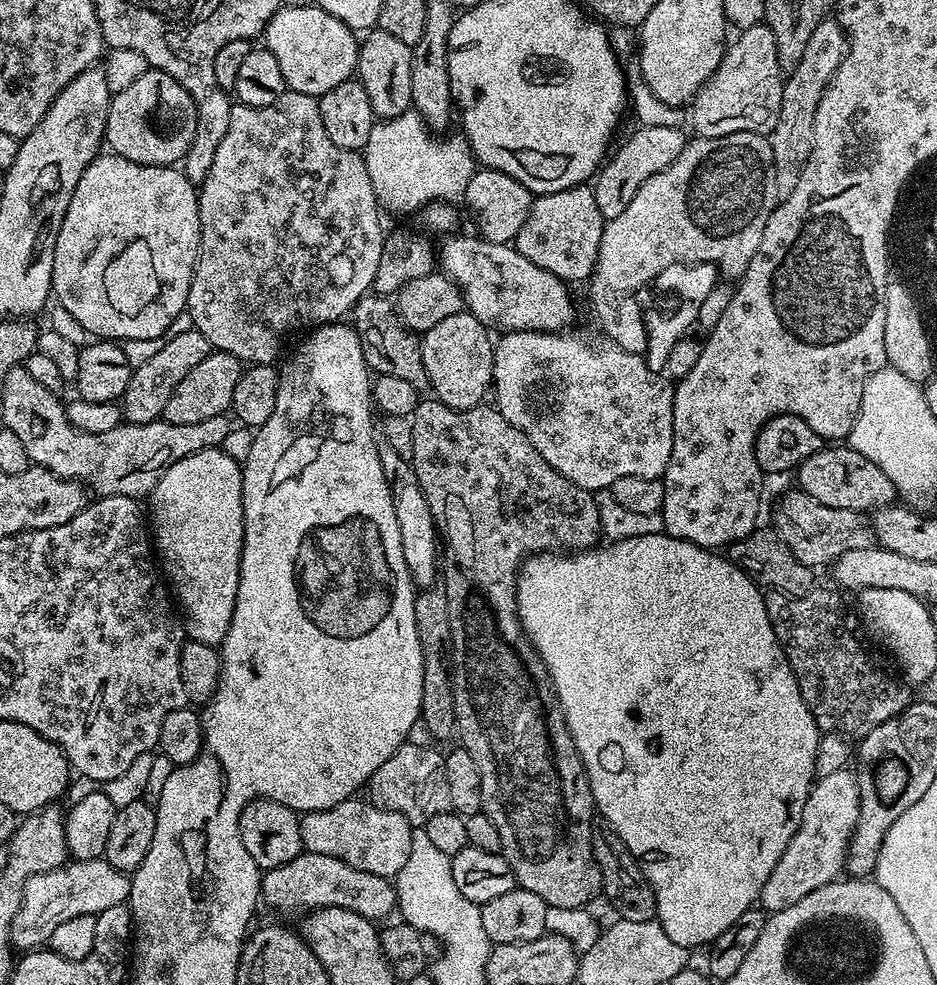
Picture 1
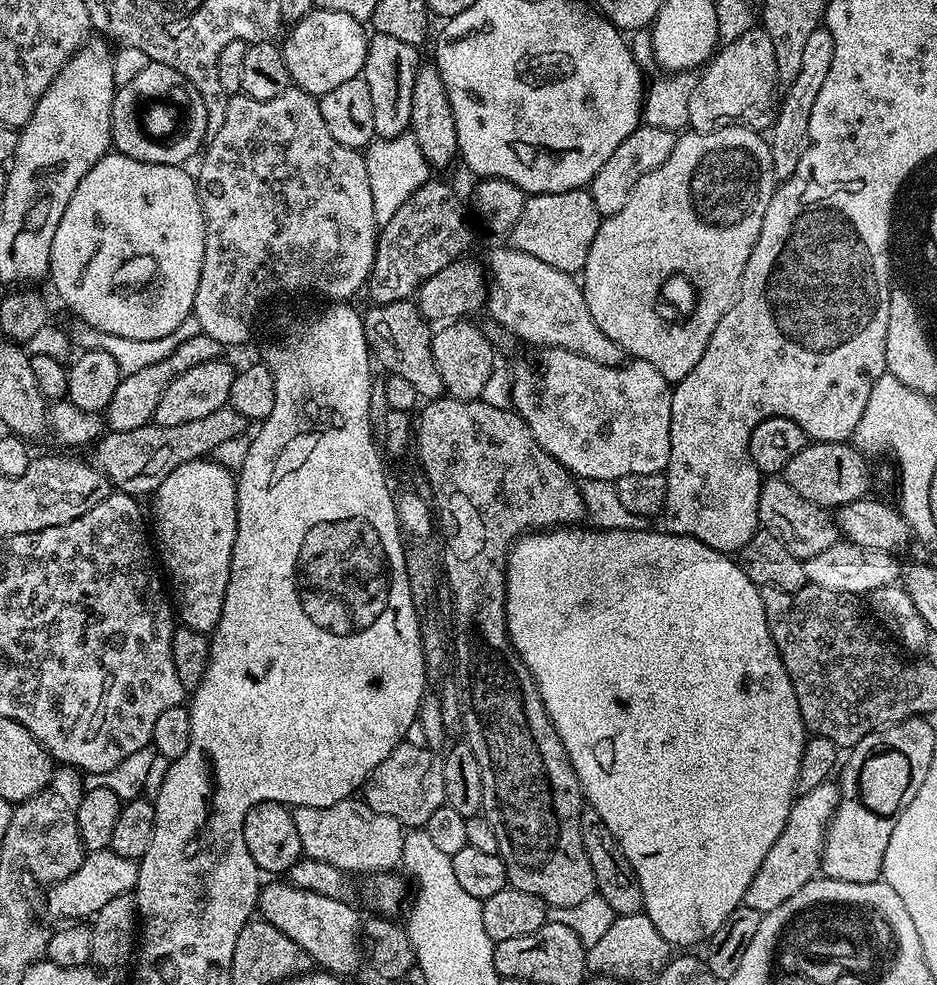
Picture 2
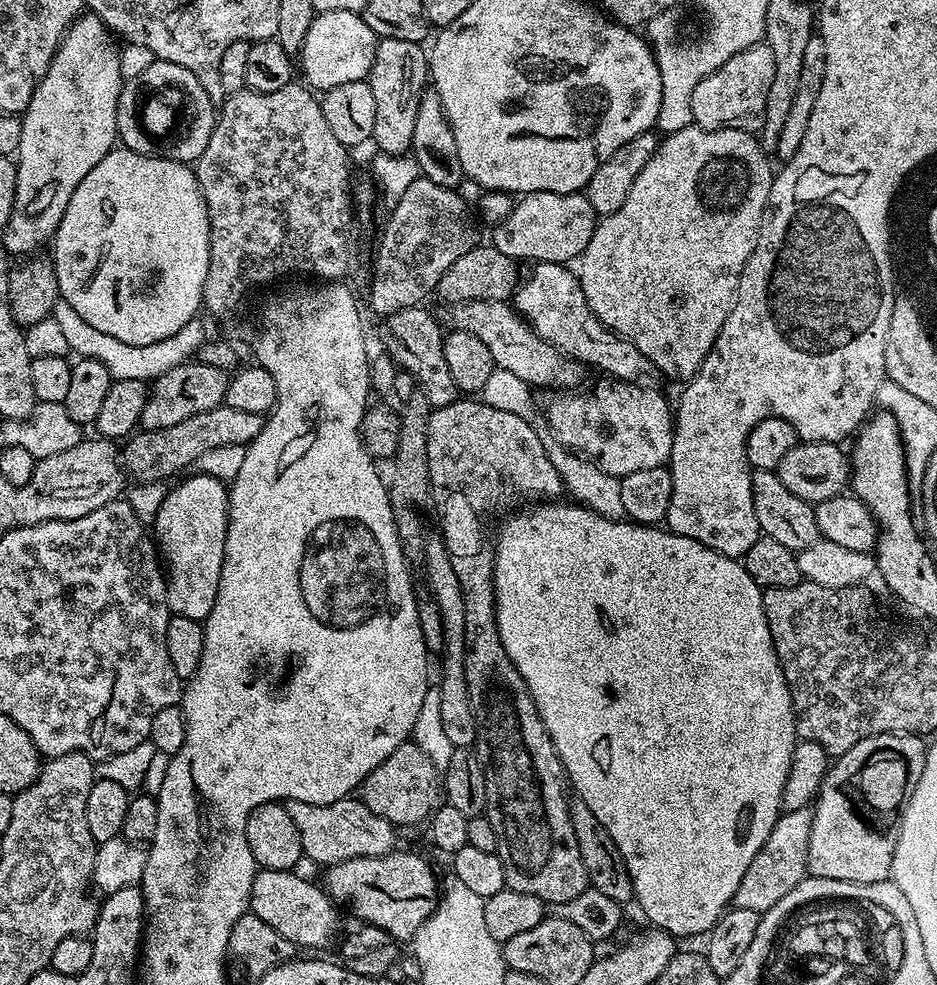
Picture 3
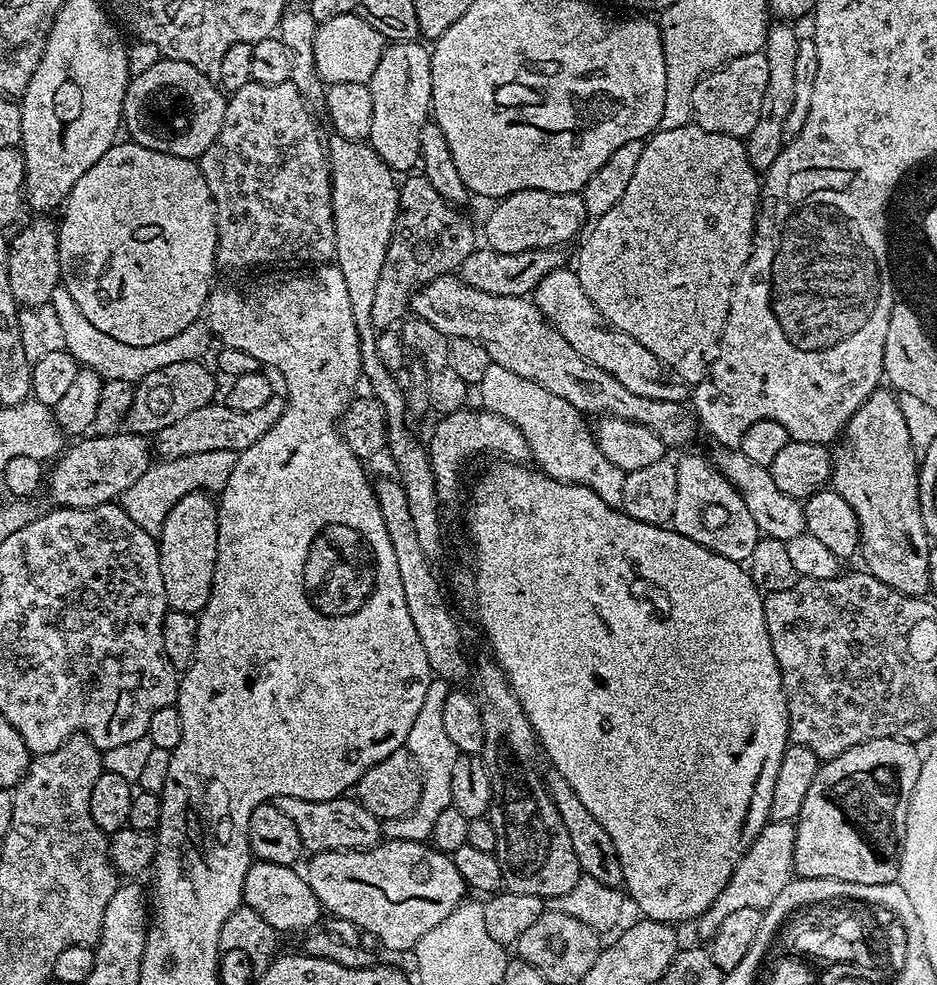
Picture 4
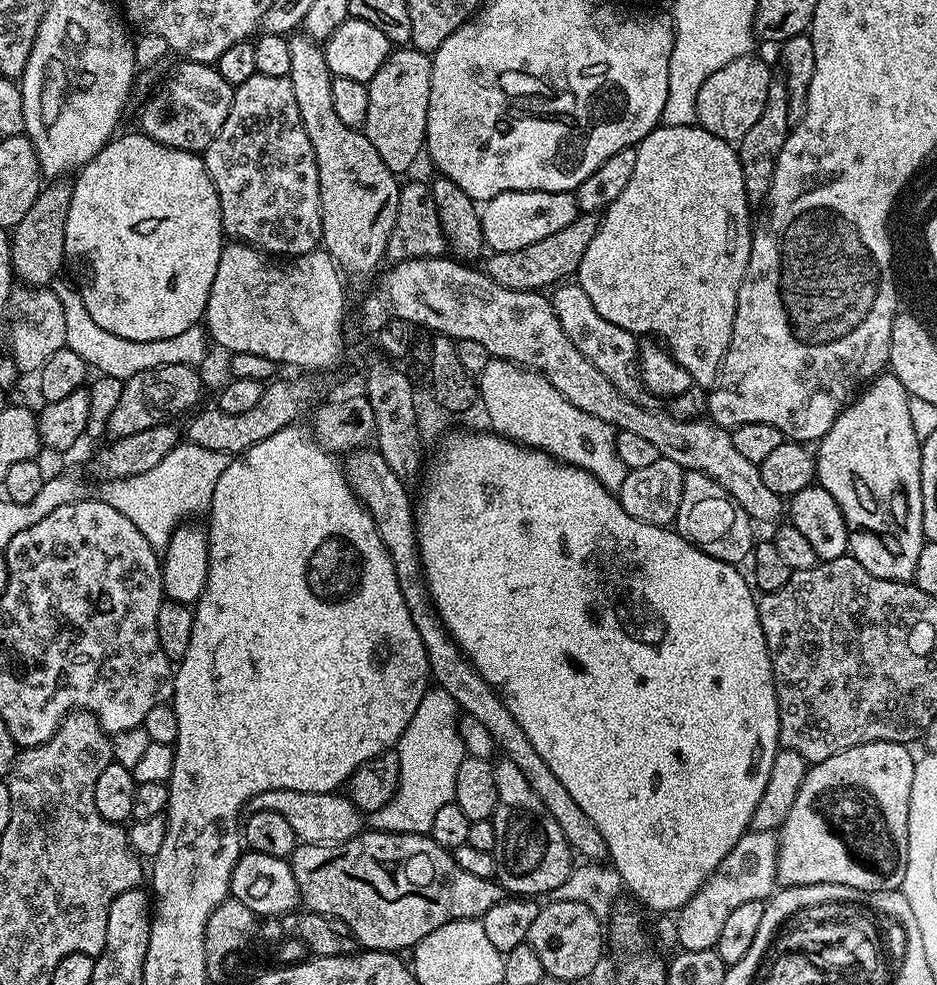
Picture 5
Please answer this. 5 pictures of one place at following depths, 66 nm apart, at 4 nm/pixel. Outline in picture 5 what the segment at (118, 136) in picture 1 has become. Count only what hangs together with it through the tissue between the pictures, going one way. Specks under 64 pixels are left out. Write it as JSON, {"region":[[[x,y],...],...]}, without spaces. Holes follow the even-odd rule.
{"region":[[[181,61],[168,82],[143,106],[139,129],[163,145],[201,153],[226,122],[234,92],[235,87],[213,65]]]}

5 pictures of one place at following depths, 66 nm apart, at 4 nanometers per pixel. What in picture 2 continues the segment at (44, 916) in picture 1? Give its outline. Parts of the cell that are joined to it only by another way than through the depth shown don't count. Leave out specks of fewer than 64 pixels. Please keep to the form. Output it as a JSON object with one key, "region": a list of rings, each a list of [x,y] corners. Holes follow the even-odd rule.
{"region":[[[111,848],[89,852],[85,855],[82,866],[74,870],[74,874],[70,874],[64,880],[55,881],[49,887],[52,889],[48,892],[48,912],[52,916],[61,916],[61,921],[64,922],[95,917],[96,912],[102,910],[106,902],[110,902],[110,898],[127,896],[135,889],[139,869],[137,861],[126,858]]]}

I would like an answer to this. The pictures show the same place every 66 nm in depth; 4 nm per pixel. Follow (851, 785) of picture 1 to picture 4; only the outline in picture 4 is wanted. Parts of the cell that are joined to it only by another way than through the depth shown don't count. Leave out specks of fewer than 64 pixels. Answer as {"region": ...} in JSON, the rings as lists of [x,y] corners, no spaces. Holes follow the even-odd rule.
{"region":[[[772,820],[764,825],[758,838],[744,851],[743,856],[736,863],[732,877],[728,879],[718,898],[714,898],[712,905],[695,921],[696,932],[704,939],[701,941],[711,941],[722,918],[729,916],[732,911],[747,908],[763,910],[770,906],[770,902],[774,902],[774,898],[778,898],[778,894],[794,878],[792,859],[795,837],[796,829],[787,820]]]}

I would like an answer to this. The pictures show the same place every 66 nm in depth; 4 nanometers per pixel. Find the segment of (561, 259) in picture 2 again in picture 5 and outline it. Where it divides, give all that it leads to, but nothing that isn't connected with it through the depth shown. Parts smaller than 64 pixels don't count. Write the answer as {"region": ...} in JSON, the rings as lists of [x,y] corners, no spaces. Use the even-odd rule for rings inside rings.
{"region":[[[514,190],[483,201],[480,208],[480,229],[485,245],[492,252],[509,252],[522,250],[522,246],[530,246],[533,242],[542,242],[542,238],[550,238],[550,234],[570,226],[576,215],[576,198],[571,192]]]}

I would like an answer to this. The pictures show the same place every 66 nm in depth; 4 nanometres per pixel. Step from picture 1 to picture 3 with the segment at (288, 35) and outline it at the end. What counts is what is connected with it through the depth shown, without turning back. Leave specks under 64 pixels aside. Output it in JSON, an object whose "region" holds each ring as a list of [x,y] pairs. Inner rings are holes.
{"region":[[[330,10],[317,12],[310,22],[310,30],[306,30],[306,42],[300,47],[298,68],[304,71],[303,79],[307,87],[323,94],[334,86],[342,86],[345,82],[367,80],[378,37],[370,26],[366,26],[363,15],[350,10]]]}

